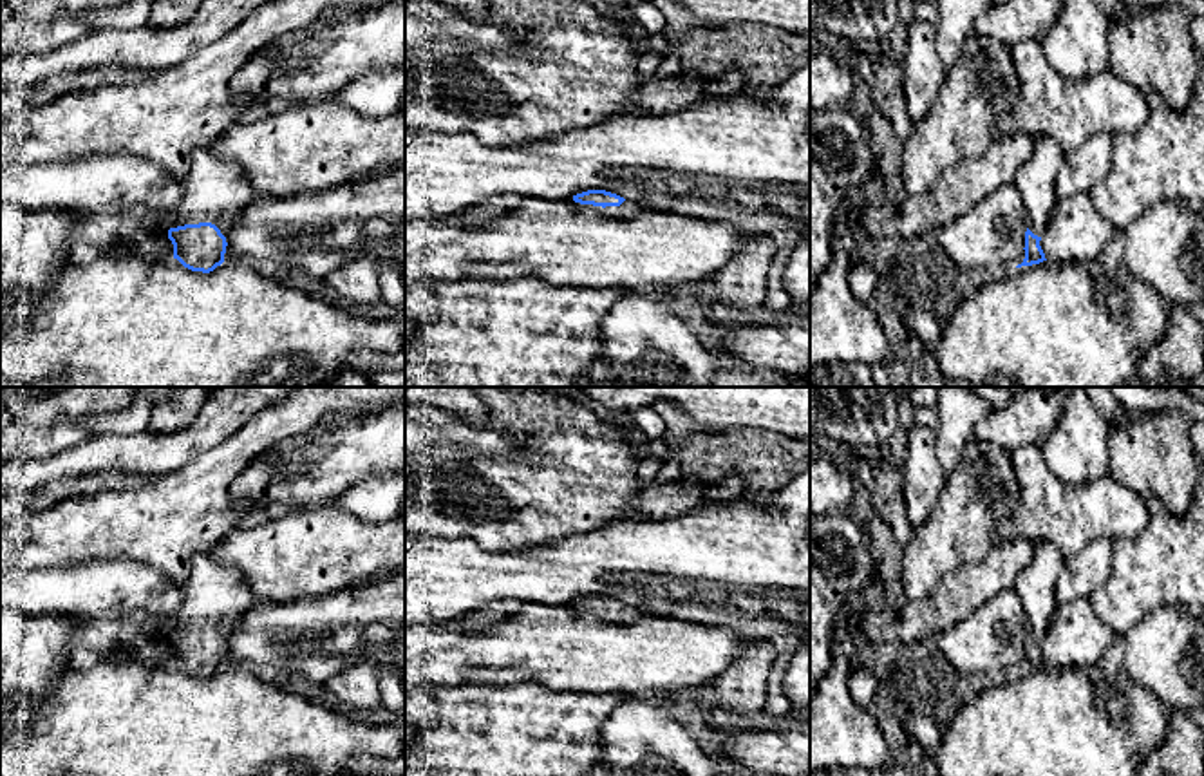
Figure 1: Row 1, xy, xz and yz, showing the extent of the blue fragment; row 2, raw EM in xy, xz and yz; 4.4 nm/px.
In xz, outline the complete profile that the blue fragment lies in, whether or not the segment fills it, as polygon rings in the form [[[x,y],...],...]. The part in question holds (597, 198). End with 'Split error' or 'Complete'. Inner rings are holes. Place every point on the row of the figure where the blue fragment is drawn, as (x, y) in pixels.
[[[588,190],[573,195],[571,203],[580,208],[604,213],[607,217],[635,217],[644,212],[642,206],[606,190]]]. Split error

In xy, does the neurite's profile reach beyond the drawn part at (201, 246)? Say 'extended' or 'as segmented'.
extended

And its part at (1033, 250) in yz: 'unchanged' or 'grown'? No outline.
grown

